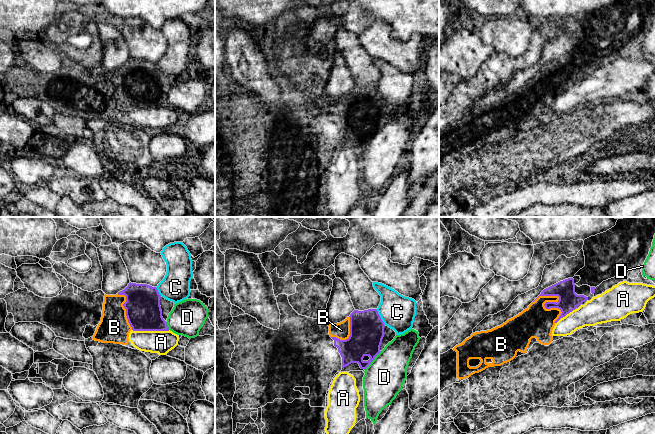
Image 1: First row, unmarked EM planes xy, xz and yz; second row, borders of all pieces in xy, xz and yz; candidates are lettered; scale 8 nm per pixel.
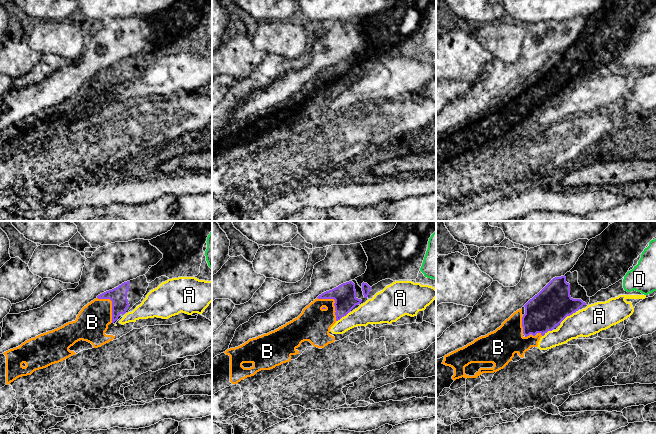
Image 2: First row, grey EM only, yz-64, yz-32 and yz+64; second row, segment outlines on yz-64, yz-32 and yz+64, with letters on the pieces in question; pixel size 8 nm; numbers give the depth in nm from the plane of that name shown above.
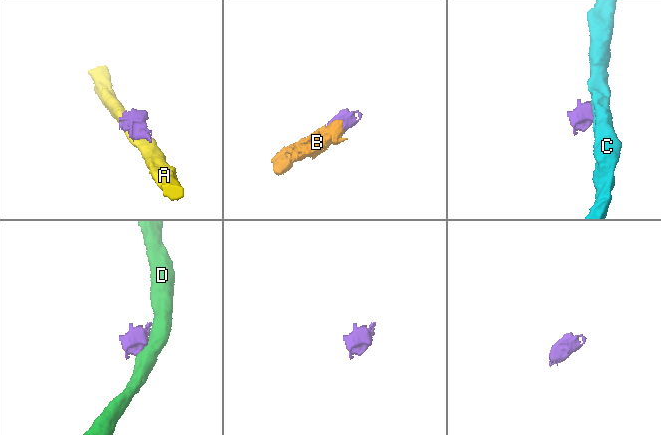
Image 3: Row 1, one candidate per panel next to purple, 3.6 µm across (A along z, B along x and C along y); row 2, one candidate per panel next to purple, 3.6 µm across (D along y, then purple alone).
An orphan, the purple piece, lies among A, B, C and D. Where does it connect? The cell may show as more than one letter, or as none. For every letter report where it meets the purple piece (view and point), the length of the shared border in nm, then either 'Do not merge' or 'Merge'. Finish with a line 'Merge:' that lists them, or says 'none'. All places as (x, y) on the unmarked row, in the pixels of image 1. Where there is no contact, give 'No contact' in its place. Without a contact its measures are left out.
A: Touches purple at xy (151, 106). Shared border 300 nm. Do not merge
B: Touches purple at yz (546, 78). Shared border 260 nm. Merge
C: Touches purple at xz (380, 93). Shared border 150 nm. Do not merge
D: Touches purple at xz (373, 135). Shared border 200 nm. Do not merge
Merge: B

